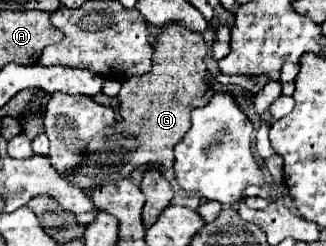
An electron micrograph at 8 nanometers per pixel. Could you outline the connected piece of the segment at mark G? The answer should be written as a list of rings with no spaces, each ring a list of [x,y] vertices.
[[[166,25],[158,35],[152,55],[152,73],[146,77],[130,77],[122,83],[118,93],[120,121],[100,133],[88,143],[86,161],[76,173],[68,173],[70,183],[80,189],[102,181],[118,181],[128,177],[138,165],[158,163],[164,169],[172,169],[174,145],[190,129],[190,109],[206,105],[214,95],[214,89],[204,79],[204,57],[208,45],[202,35],[182,29],[182,25]]]

